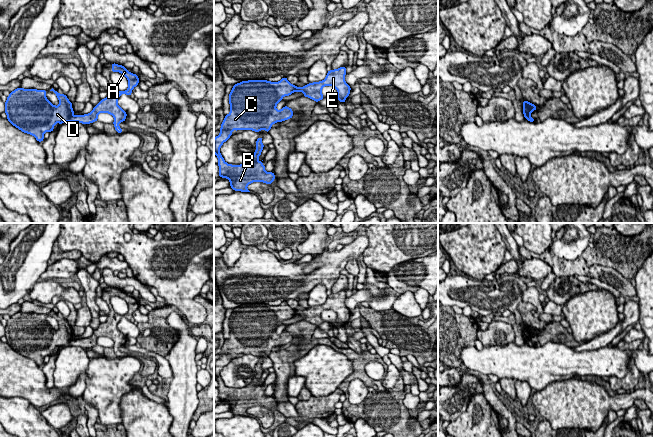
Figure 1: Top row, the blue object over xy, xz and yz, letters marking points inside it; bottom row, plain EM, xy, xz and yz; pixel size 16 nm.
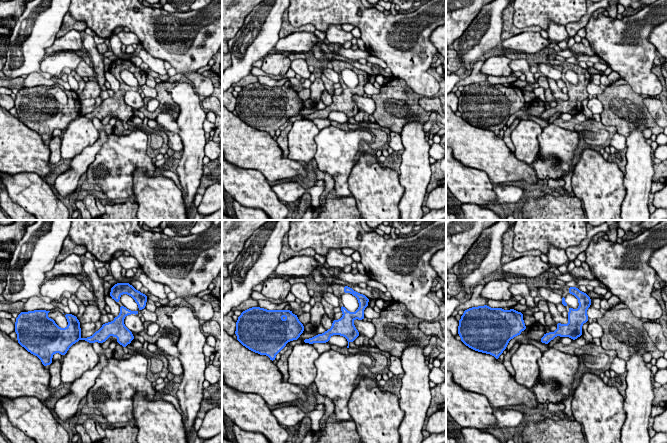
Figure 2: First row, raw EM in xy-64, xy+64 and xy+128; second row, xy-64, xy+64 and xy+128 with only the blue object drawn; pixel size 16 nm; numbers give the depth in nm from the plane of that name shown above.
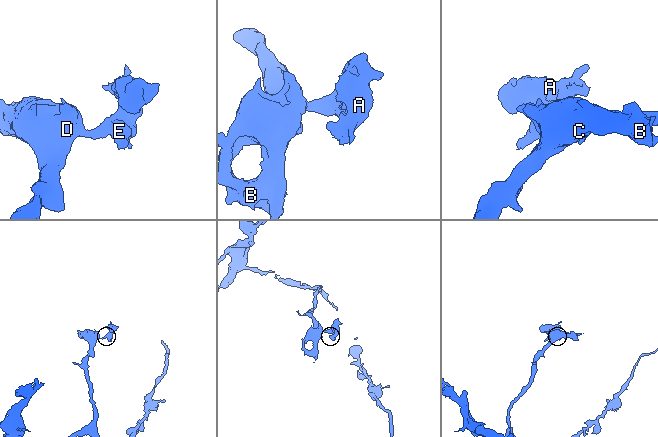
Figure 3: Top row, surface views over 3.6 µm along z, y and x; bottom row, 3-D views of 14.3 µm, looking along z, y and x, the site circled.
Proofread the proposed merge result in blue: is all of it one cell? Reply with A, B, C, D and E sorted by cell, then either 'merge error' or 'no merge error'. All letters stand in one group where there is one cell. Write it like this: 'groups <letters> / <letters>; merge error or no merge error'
groups A E / B C D; merge error

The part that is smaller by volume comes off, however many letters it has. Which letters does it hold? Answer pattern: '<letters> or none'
A, E

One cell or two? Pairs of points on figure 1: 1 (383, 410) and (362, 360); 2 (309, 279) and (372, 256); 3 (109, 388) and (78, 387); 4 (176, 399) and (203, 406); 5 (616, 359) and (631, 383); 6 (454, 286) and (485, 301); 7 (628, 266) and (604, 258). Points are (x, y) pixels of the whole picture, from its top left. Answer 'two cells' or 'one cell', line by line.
1: one cell
2: two cells
3: two cells
4: two cells
5: two cells
6: one cell
7: one cell

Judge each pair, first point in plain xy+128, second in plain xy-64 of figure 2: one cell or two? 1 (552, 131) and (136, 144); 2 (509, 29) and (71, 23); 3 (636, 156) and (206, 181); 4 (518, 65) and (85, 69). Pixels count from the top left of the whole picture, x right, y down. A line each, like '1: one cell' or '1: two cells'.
1: one cell
2: one cell
3: two cells
4: one cell

